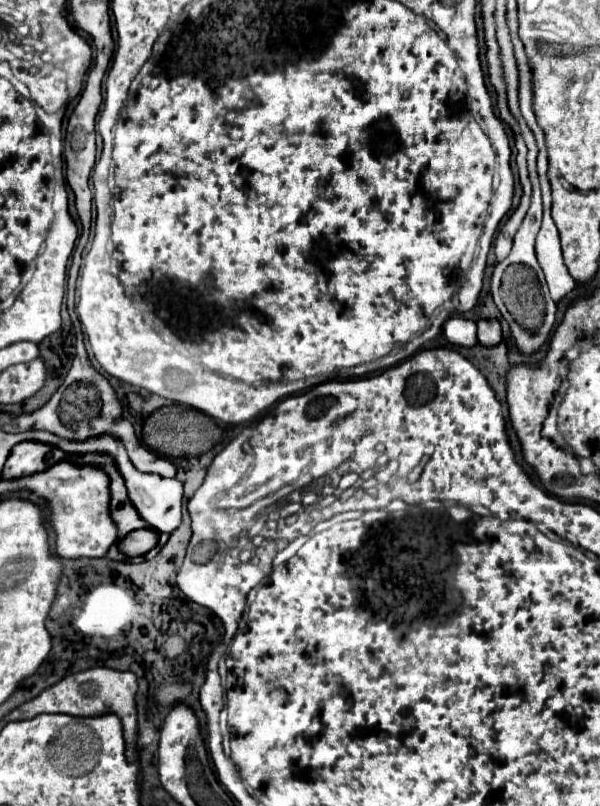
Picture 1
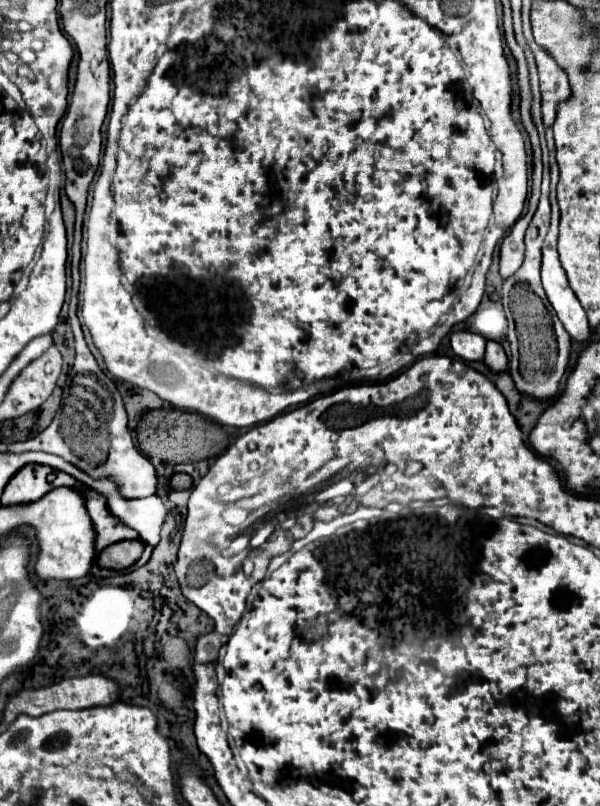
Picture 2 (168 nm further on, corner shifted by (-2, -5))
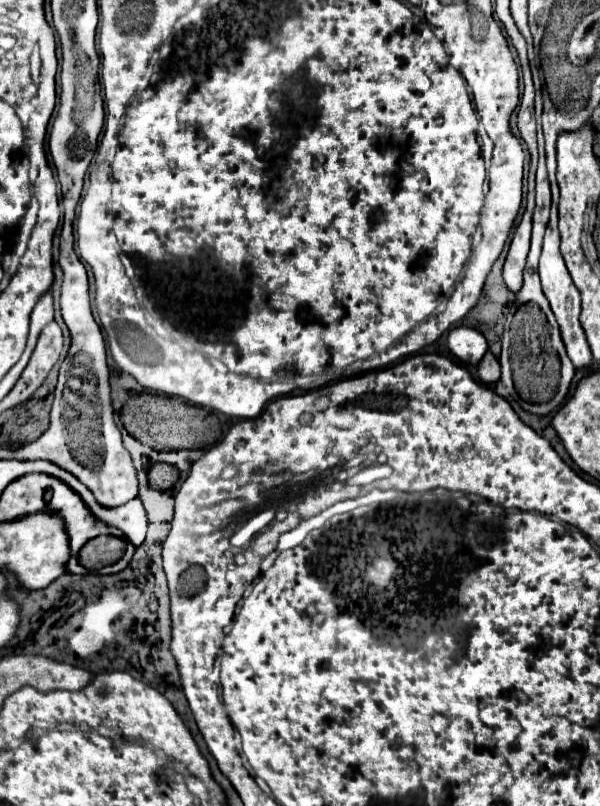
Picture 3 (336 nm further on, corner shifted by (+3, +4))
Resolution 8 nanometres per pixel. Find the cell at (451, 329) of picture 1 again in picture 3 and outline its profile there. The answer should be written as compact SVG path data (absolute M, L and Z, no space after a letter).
M460 326L460 328L450 330L450 334L448 334L448 348L460 362L474 366L486 354L488 344L486 344L486 338L478 330Z

